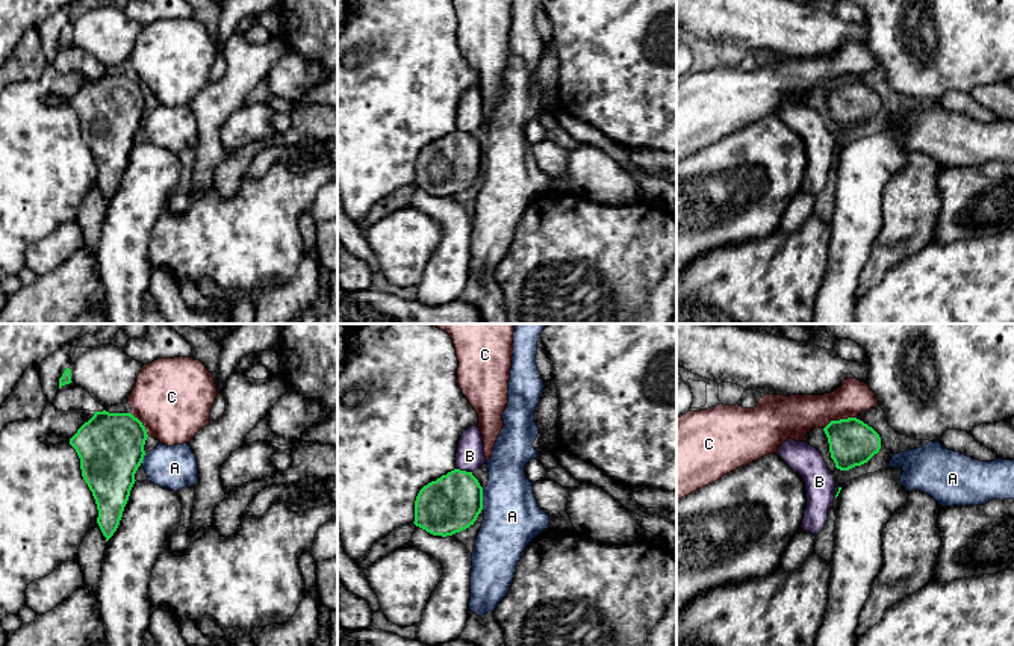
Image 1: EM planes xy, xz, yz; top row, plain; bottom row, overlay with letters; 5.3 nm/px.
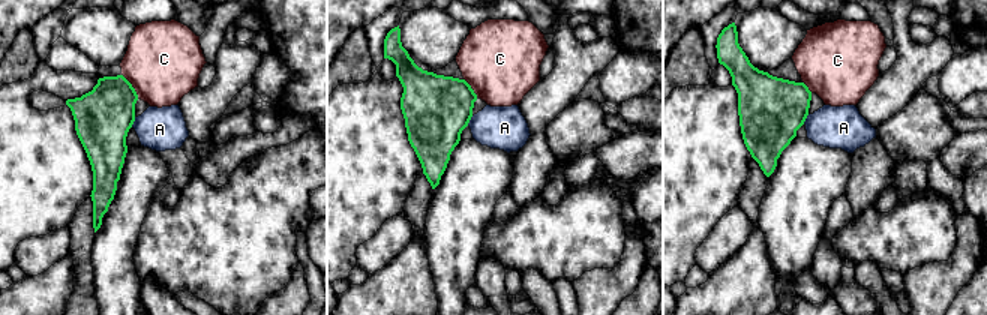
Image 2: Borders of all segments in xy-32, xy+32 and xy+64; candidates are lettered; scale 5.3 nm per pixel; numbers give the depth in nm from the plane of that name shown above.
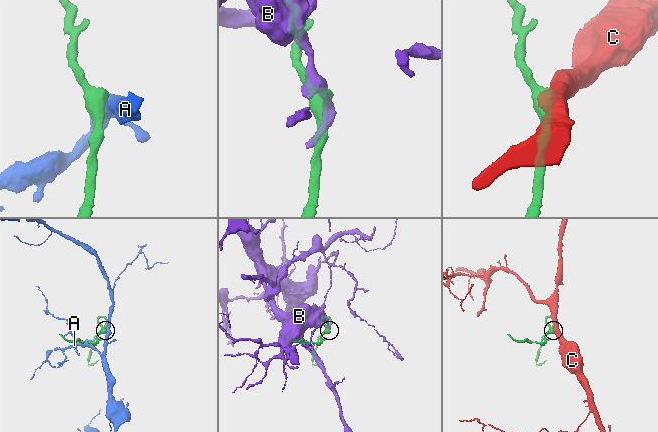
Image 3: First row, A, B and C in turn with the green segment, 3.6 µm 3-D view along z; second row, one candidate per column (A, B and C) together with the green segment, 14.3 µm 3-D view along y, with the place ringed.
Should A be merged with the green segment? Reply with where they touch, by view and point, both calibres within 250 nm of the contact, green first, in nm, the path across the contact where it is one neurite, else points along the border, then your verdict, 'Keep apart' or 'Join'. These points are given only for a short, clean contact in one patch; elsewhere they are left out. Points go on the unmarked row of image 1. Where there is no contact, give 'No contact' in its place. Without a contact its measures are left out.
Touches green at xz (482, 161). Thickness 300 nm (green) against 300 nm. Boundary: xz (482, 150), (483, 170). Keep apart

